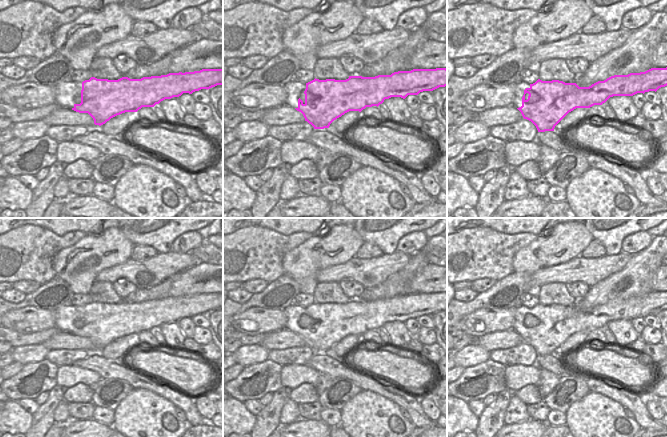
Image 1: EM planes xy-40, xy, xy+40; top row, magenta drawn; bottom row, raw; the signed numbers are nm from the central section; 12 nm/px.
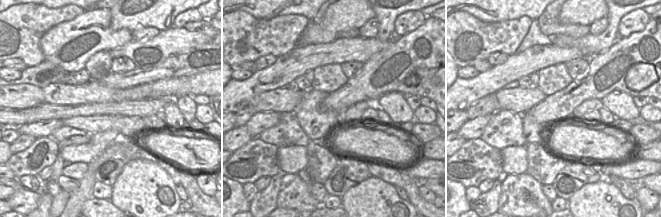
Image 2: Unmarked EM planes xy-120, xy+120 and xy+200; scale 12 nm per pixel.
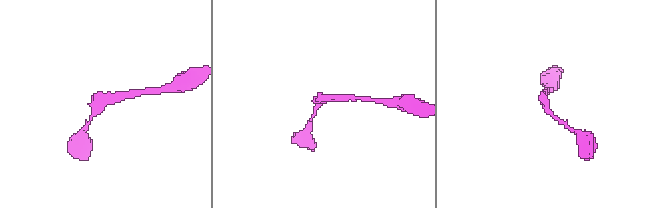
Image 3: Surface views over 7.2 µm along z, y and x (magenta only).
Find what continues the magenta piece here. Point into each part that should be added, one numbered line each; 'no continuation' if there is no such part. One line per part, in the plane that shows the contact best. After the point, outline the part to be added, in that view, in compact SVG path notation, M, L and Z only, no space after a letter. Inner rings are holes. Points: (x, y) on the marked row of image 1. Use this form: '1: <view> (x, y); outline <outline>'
1: xy+40 (518, 87); outline M518 81L513 84L513 90L514 90L513 106L514 107L519 108L522 106L522 97L524 95L524 90L526 88L530 88L530 84L527 84L523 81Z

